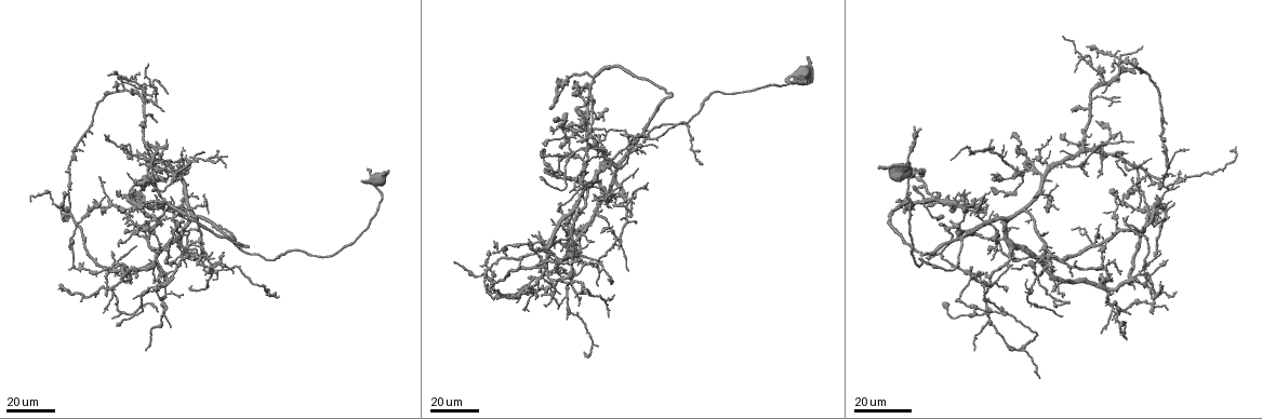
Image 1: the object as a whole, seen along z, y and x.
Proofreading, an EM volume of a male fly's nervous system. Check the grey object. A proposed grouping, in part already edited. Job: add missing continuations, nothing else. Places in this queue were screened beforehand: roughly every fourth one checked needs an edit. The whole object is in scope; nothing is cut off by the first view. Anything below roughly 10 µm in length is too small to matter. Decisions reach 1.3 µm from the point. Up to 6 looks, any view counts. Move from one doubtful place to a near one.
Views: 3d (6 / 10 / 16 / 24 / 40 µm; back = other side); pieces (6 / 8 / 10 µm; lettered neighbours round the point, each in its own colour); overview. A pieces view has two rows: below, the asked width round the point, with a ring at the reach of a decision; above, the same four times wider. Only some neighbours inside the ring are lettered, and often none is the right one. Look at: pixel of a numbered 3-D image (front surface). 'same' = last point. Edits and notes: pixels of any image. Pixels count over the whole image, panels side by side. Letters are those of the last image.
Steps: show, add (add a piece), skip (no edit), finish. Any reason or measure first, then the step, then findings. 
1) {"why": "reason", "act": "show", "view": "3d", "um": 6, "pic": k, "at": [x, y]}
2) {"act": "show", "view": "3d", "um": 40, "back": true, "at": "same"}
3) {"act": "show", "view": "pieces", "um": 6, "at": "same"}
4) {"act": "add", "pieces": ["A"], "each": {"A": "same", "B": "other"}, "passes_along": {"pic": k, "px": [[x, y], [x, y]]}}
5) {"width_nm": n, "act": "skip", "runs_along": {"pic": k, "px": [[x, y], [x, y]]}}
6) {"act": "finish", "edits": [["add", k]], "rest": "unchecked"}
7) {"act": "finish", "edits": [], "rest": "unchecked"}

{"act": "show", "view": "3d", "um": 24, "pic": 1, "at": [632, 217]}

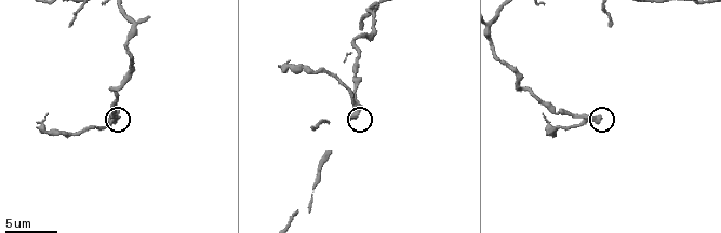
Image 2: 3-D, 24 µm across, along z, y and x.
{"act": "show", "view": "pieces", "um": 8, "pic": 2, "at": [355, 117]}

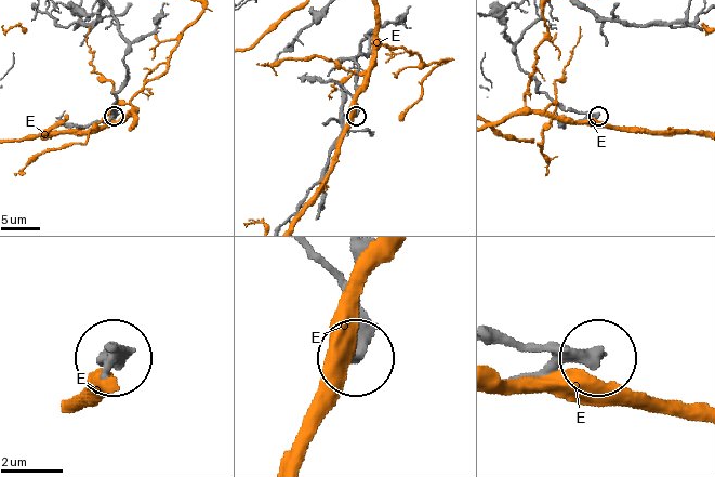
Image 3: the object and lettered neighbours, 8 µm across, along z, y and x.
{"act": "skip", "each": {"E": "other"}, "found": "no lettered piece goes on from it"}

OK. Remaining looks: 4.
{"why": "long arm stops here", "act": "show", "view": "3d", "um": 40, "pic": 1, "at": [495, 288]}

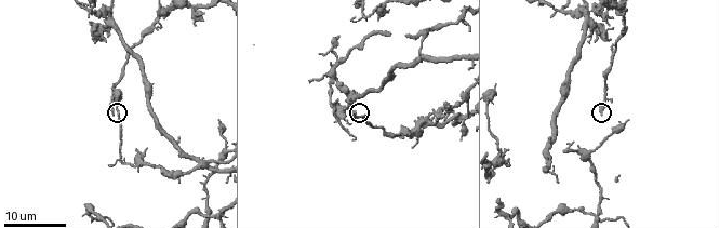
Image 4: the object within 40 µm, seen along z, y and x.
{"act": "show", "view": "pieces", "um": 8, "pic": 4, "at": [600, 113]}

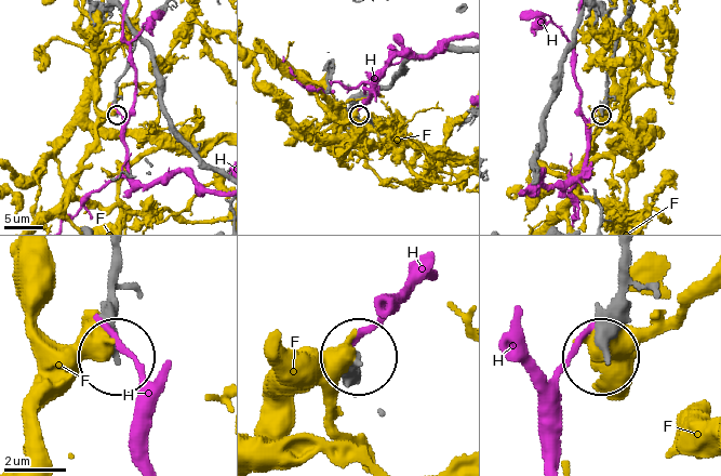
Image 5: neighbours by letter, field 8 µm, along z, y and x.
{"act": "skip", "each": {"F": "other", "H": "other"}, "runs_along": {"pic": 5, "px": [[630, 12], [621, 25], [606, 74], [601, 114]]}, "found": "no lettered piece goes on from it"}

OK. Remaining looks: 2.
{"why": "an open end", "act": "show", "view": "3d", "um": 40, "pic": 1, "at": [961, 193]}

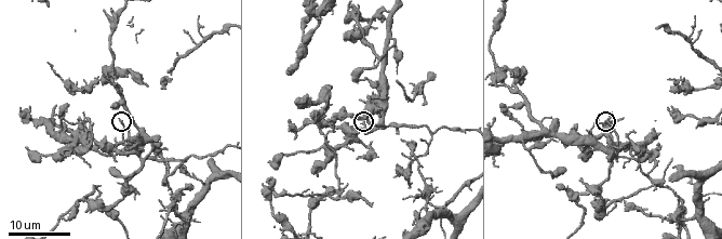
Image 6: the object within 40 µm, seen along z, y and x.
{"why": "see the neighbours", "act": "show", "view": "pieces", "um": 8, "pic": 6, "at": [607, 119]}

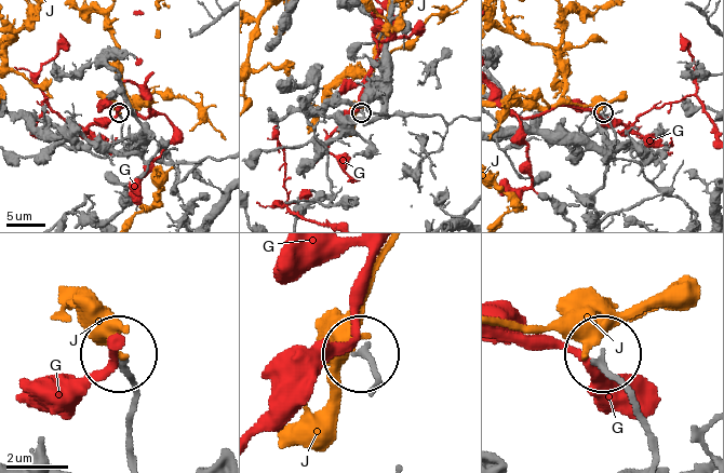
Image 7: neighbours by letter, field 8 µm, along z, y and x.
{"act": "skip", "each": {"G": "other", "J": "other"}, "runs_along": {"pic": 7, "px": [[649, 450], [642, 411], [601, 352]]}, "found": "no lettered piece goes on from it"}

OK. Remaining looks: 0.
{"act": "finish", "edits": [], "rest": "unchecked"}

